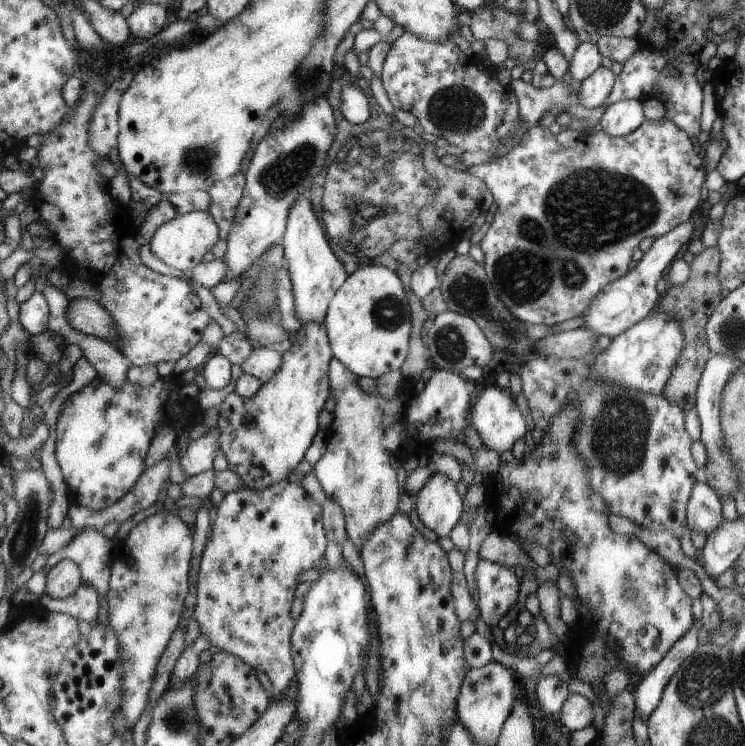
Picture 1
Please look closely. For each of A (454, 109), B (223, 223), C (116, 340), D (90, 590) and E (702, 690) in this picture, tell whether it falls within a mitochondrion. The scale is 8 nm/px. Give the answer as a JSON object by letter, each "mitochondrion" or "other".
{"A":"mitochondrion","B":"other","C":"other","D":"other","E":"mitochondrion"}

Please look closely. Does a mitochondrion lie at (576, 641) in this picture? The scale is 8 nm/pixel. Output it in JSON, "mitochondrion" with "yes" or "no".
{"mitochondrion":"no"}

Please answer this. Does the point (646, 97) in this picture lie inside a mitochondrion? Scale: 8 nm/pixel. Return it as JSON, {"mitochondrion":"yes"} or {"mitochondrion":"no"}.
{"mitochondrion":"no"}

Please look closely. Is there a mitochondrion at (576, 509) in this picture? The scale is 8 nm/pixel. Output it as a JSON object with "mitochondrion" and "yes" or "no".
{"mitochondrion":"no"}

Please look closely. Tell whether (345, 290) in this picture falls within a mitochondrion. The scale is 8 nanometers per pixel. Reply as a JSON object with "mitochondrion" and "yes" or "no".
{"mitochondrion":"no"}

